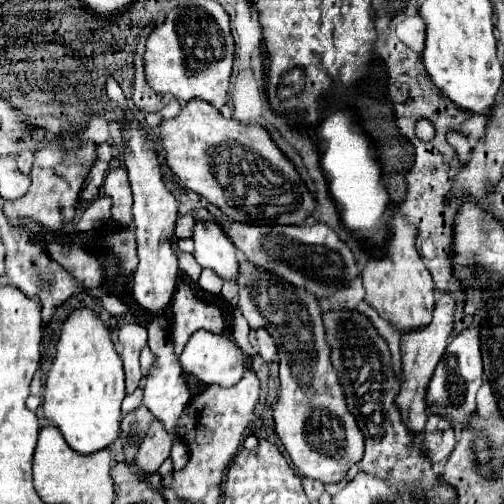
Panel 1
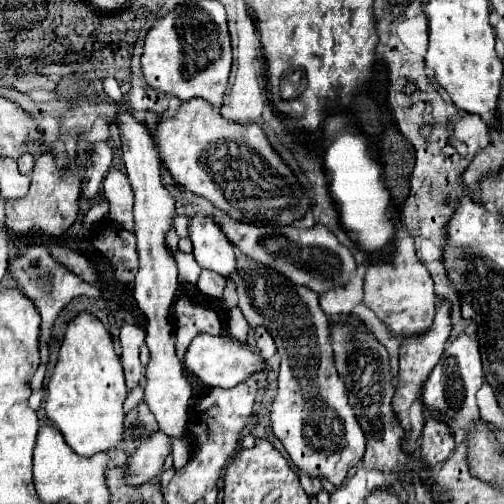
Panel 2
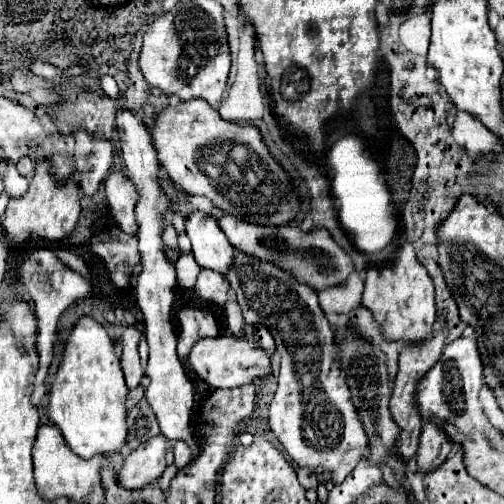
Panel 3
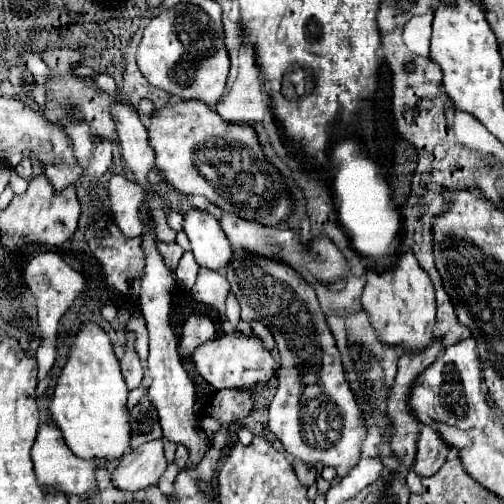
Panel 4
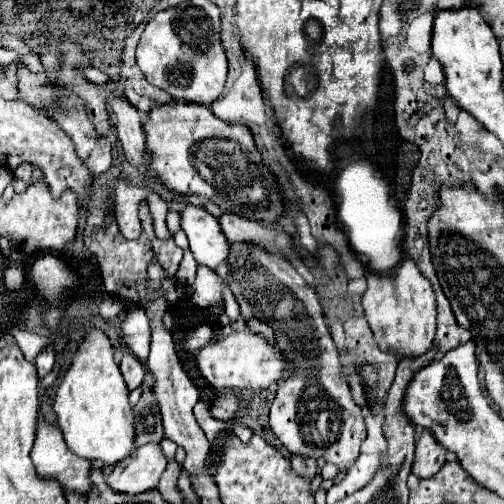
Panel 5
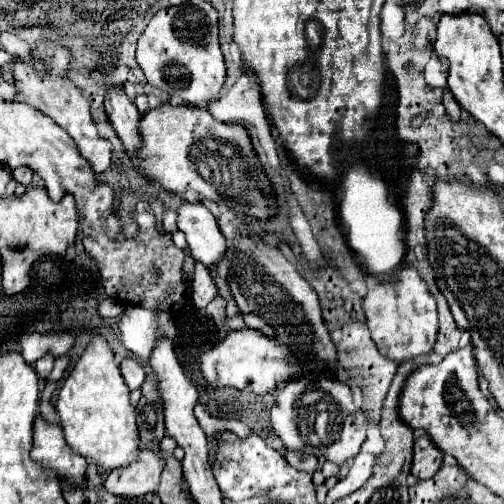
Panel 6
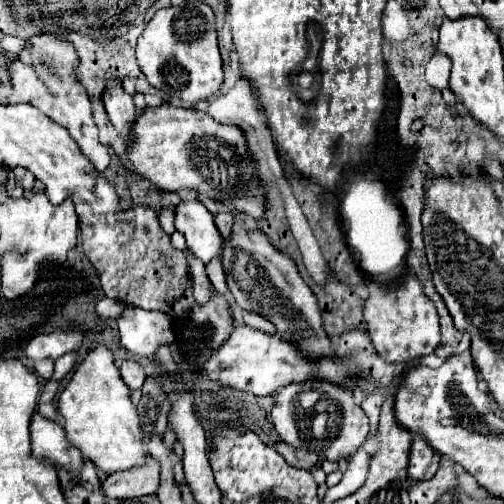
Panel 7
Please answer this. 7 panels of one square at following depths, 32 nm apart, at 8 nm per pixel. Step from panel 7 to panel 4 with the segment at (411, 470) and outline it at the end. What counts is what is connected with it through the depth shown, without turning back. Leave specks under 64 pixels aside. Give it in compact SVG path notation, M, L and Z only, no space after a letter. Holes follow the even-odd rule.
M422 424L420 438L418 438L416 464L414 464L416 474L432 476L446 462L448 452L450 452L450 446L440 438L438 430L428 424Z

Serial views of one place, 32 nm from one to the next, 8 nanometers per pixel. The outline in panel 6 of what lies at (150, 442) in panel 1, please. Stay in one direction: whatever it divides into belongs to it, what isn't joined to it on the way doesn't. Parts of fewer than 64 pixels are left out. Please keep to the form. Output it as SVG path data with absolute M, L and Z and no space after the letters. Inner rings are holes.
M146 446L138 452L138 460L134 460L130 466L112 470L104 480L104 486L116 496L142 496L156 492L162 468L162 456Z

